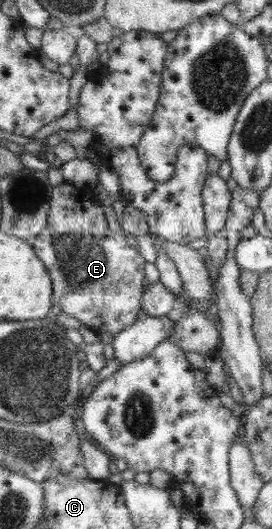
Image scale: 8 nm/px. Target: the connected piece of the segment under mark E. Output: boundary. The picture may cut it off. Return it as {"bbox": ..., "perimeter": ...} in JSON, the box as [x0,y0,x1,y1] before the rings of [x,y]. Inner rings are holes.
{"bbox":[34,186,146,335],"perimeter":[[[54,186],[52,194],[52,206],[49,212],[49,219],[47,227],[37,236],[34,241],[35,251],[38,253],[39,257],[47,265],[48,272],[51,273],[51,279],[54,284],[54,303],[58,305],[62,313],[69,314],[84,323],[84,326],[92,331],[95,331],[98,335],[104,334],[104,332],[110,332],[112,335],[118,335],[120,332],[124,331],[124,328],[132,326],[138,319],[138,314],[140,316],[140,309],[143,308],[143,294],[145,293],[146,286],[144,286],[144,281],[146,281],[146,274],[144,274],[144,260],[143,256],[139,252],[134,250],[130,246],[130,242],[126,240],[125,234],[118,234],[114,230],[110,230],[110,224],[106,222],[104,218],[104,207],[98,204],[94,198],[88,198],[88,196],[78,196],[78,194],[72,194],[68,196],[68,186],[62,186],[60,192],[56,192],[56,187]]]}

